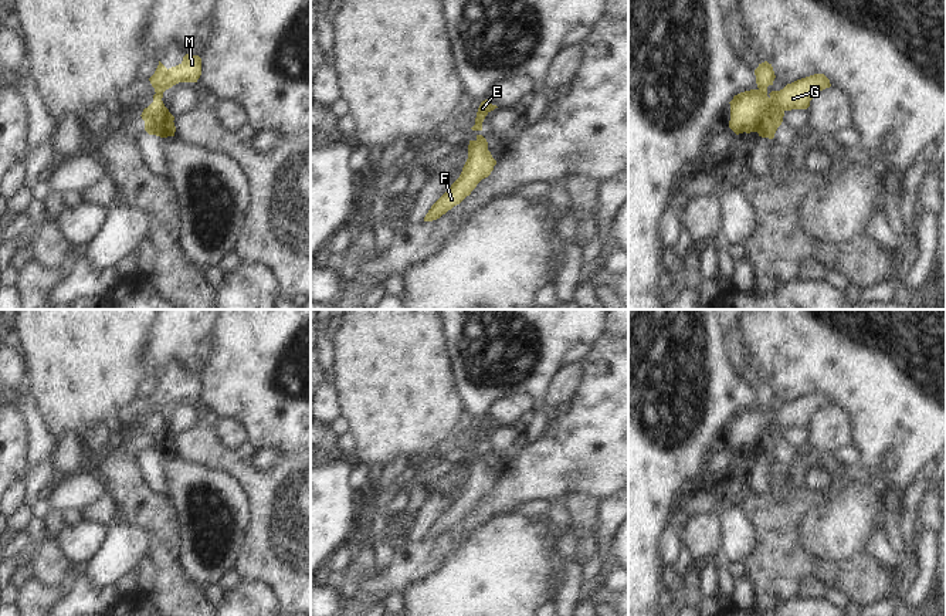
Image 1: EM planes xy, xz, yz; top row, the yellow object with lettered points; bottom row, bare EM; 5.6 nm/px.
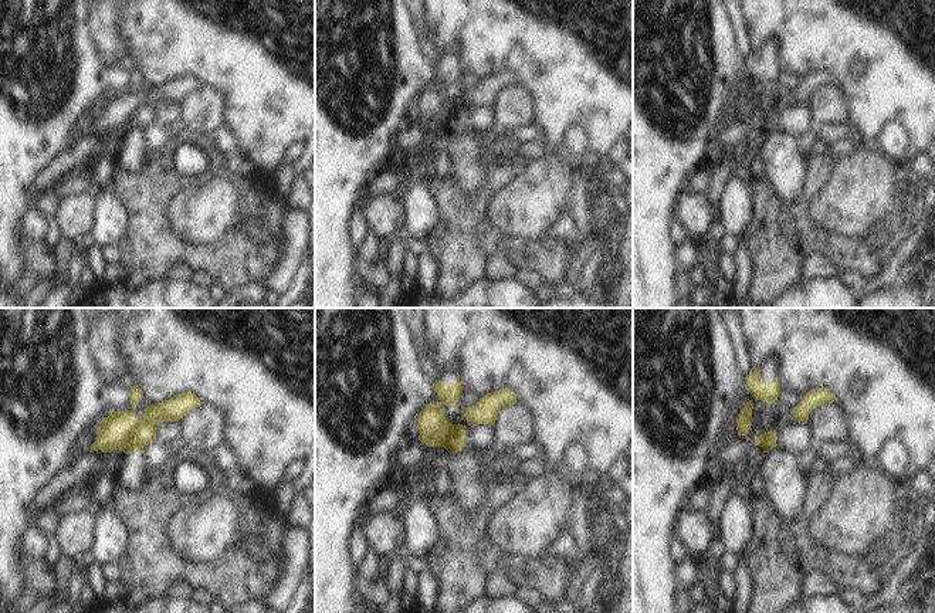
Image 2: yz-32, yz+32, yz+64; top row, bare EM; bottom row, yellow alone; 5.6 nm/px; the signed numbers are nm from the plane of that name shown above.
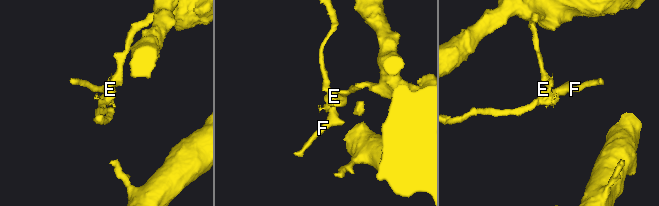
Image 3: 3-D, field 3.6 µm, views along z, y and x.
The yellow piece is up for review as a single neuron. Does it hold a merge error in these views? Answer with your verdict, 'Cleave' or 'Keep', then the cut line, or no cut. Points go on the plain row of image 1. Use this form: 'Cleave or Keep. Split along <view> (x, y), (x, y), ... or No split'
Cleave. Split along yz (759, 406), (766, 412)

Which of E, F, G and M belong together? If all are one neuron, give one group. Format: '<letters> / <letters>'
E F G / M

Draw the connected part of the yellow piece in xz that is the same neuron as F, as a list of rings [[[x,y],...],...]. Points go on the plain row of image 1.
[[[477,453],[475,458],[469,458],[468,477],[462,485],[460,495],[451,505],[431,524],[424,539],[440,537],[454,524],[460,522],[477,502],[488,495],[494,488],[496,478],[488,468],[488,460],[482,453]]]

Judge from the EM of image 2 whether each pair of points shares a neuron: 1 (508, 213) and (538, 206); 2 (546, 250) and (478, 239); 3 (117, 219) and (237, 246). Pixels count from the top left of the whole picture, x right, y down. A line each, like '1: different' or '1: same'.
1: same
2: same
3: different

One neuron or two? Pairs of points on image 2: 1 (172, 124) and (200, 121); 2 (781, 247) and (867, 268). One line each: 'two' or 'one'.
1: two
2: one

